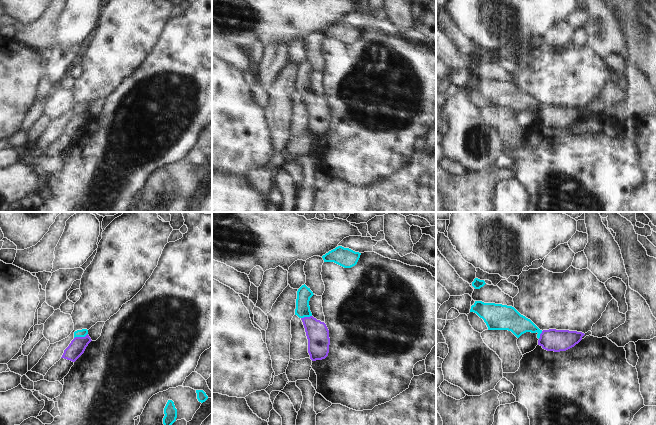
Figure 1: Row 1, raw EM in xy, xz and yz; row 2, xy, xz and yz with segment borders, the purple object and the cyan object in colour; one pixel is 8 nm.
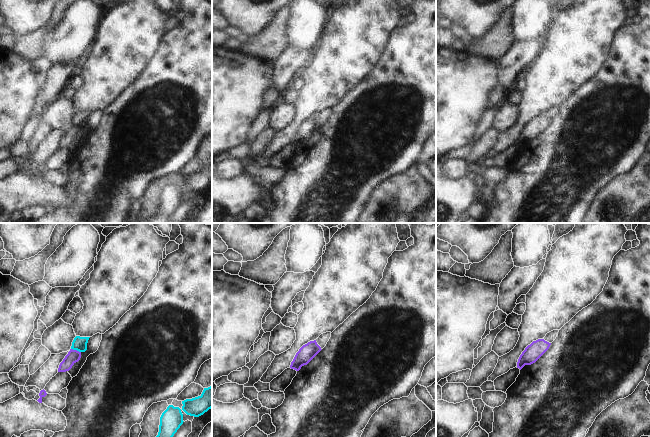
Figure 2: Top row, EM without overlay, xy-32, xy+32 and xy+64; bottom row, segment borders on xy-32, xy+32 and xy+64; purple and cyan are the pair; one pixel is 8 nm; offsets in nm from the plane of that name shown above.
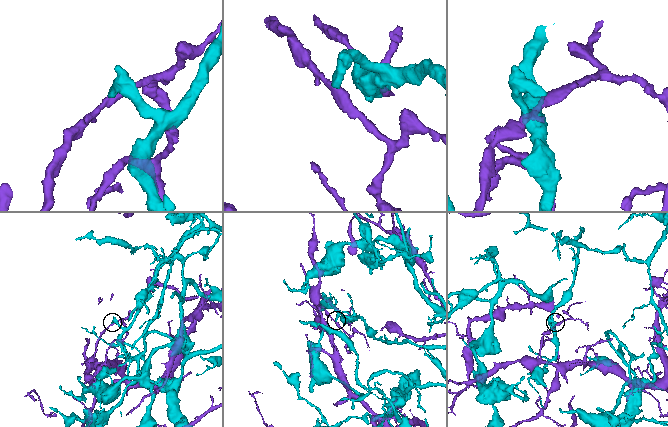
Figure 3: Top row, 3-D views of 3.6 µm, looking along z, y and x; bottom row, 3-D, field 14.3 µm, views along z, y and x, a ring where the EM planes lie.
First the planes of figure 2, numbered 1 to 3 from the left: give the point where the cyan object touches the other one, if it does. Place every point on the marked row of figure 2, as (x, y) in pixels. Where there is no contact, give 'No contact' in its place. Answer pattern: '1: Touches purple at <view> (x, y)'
1: Touches purple at xy-32 (76, 350)
2: No contact
3: No contact.

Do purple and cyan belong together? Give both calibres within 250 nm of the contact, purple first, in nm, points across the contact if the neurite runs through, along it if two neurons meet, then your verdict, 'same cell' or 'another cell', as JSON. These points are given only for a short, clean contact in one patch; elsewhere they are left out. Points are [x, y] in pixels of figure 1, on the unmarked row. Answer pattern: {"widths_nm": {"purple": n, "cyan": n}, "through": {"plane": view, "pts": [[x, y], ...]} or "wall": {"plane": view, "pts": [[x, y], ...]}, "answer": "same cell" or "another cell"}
{"widths_nm": {"purple": 140, "cyan": 60}, "answer": "another cell"}

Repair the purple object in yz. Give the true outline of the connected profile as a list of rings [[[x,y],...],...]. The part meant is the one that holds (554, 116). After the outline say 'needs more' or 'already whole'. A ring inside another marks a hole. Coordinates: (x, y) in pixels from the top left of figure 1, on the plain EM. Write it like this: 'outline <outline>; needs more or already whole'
outline [[[543,106],[538,121],[547,127],[566,127],[578,120],[584,111],[582,108],[569,106]]]; already whole

